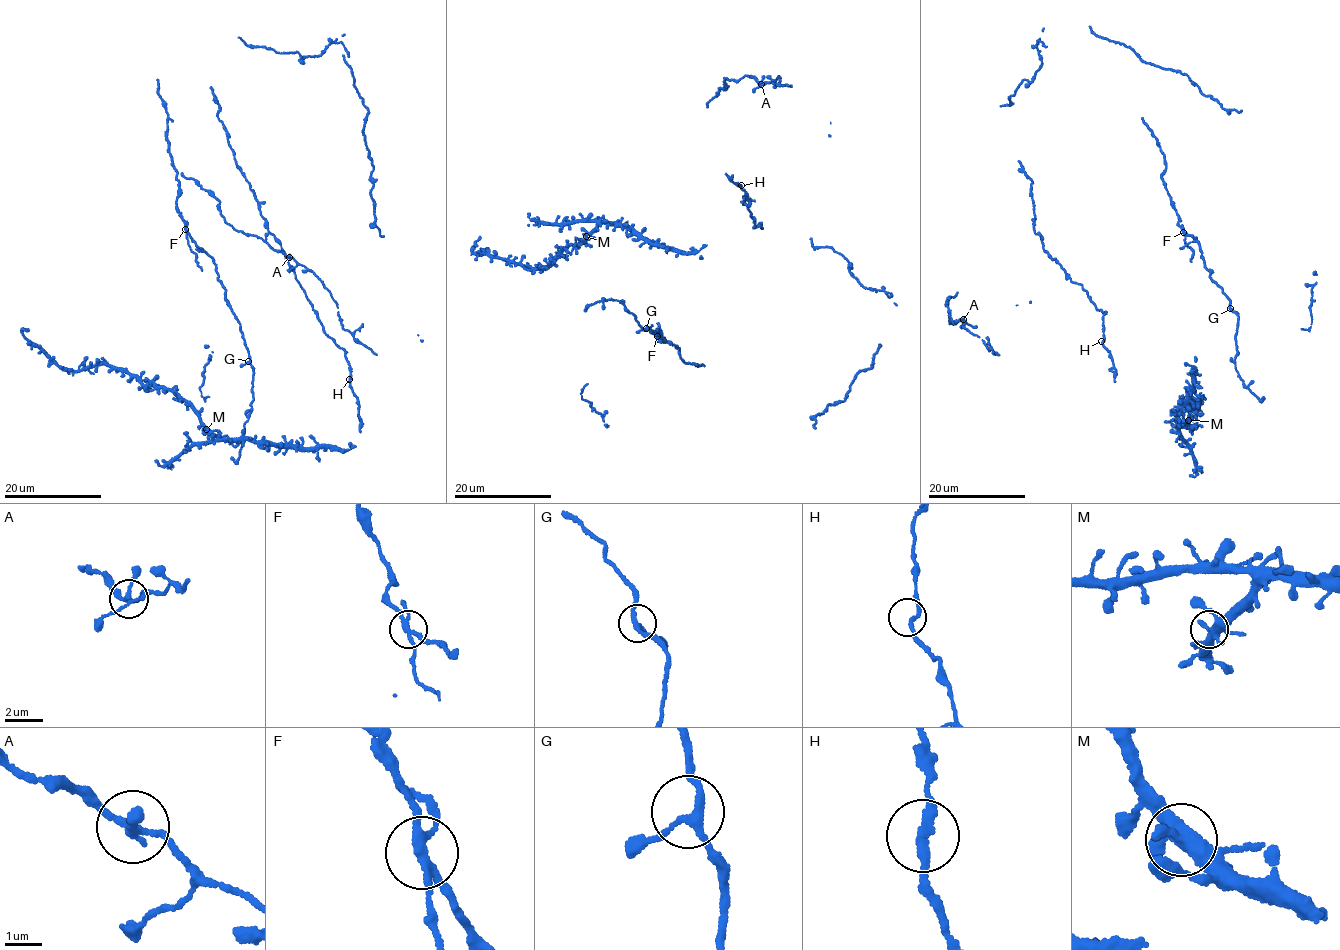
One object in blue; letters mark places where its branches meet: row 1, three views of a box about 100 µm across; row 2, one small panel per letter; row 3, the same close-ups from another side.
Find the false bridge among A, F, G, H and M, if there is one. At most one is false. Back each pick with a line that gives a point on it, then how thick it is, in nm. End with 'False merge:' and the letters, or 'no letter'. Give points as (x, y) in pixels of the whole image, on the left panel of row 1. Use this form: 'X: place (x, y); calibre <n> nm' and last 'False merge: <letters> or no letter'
F: place (185, 229); calibre 200 nm
False merge: F

